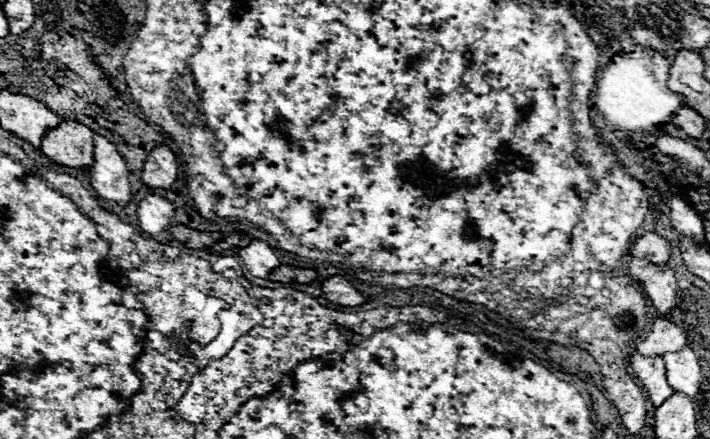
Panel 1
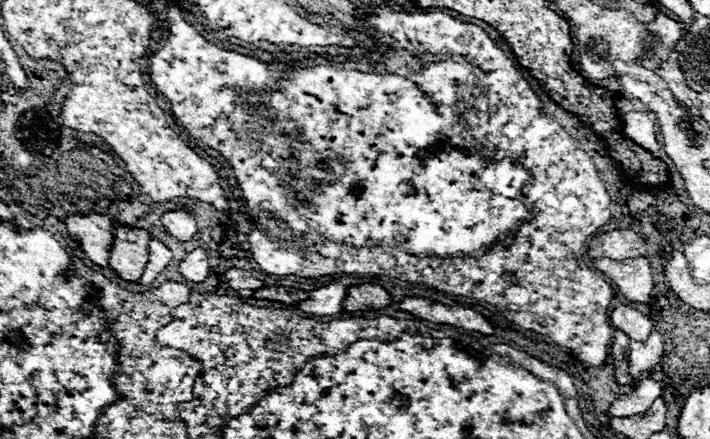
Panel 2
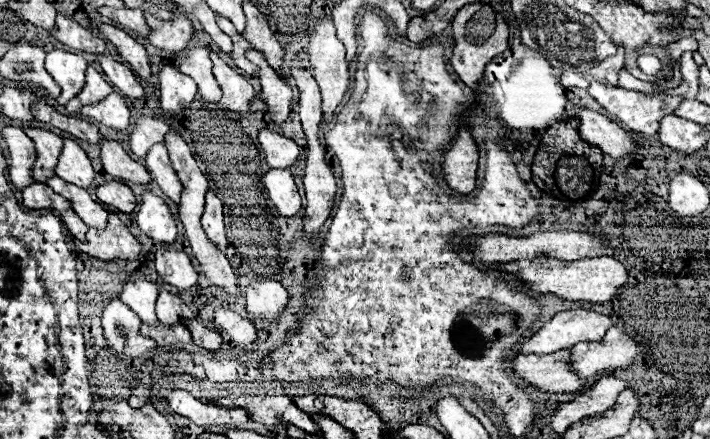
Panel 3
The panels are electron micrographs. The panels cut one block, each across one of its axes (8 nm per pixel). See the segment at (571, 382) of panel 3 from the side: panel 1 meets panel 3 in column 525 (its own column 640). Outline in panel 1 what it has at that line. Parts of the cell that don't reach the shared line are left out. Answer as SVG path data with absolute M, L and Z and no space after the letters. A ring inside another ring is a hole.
M638 352L632 354L630 364L634 368L634 374L638 376L638 380L644 384L644 388L648 390L650 402L658 408L664 400L668 400L668 396L674 394L674 390L668 386L666 382L666 364L662 358L658 356L640 356Z

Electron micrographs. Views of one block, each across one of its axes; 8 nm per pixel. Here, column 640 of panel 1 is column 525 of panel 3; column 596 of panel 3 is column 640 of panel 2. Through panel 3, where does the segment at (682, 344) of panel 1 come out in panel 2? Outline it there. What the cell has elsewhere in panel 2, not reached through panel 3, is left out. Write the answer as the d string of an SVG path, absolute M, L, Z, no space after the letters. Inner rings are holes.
M618 306L612 310L610 314L610 322L614 328L622 330L630 340L646 340L650 330L652 330L652 322L648 316L640 314L638 310L630 308L630 306Z

